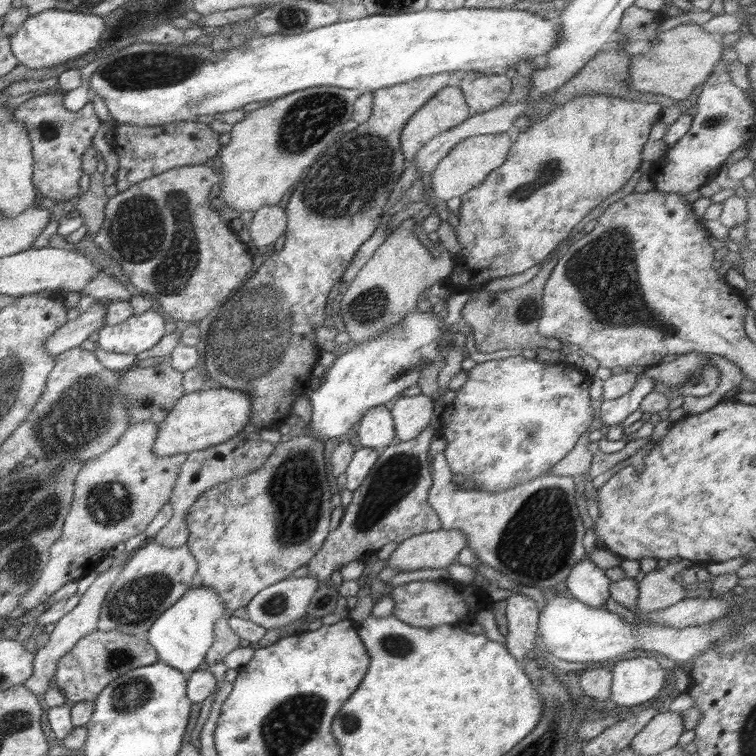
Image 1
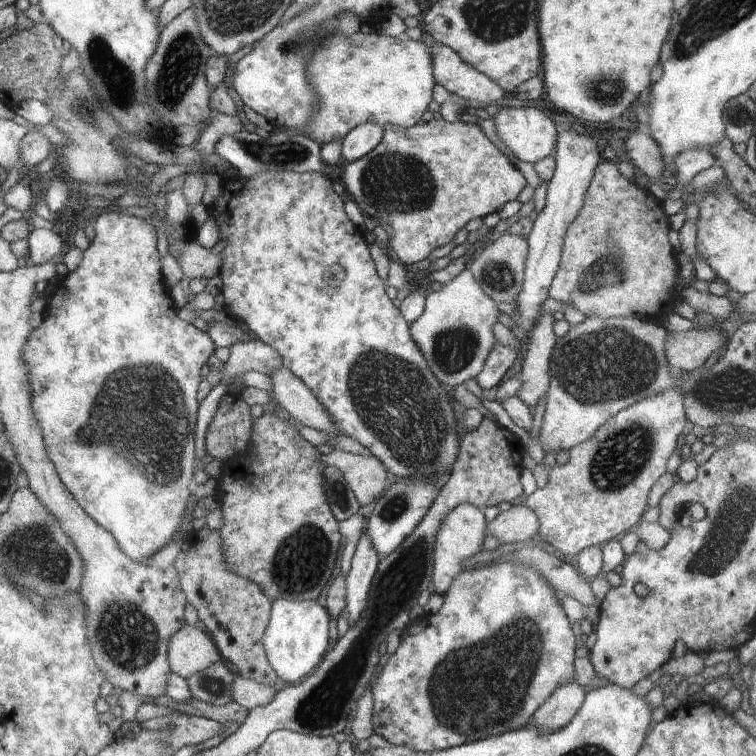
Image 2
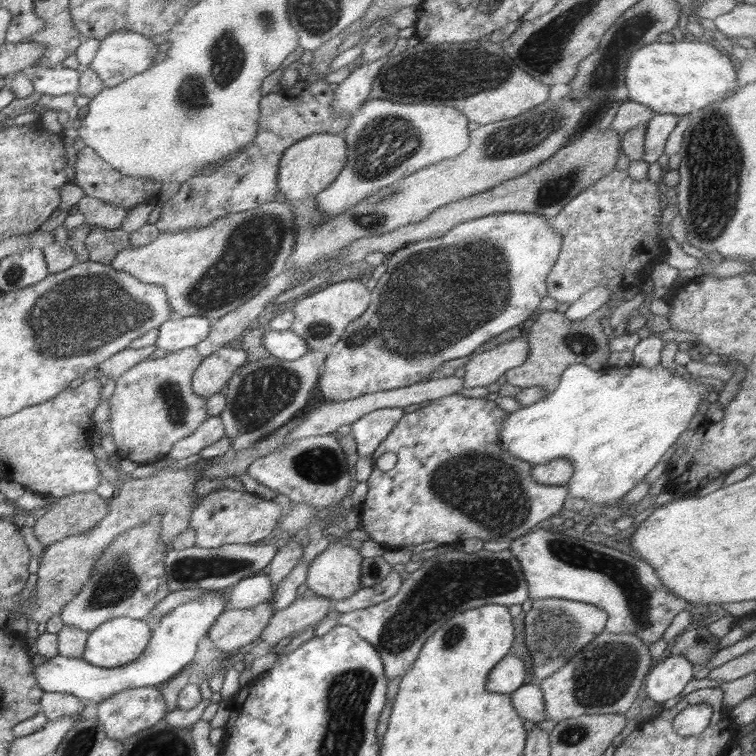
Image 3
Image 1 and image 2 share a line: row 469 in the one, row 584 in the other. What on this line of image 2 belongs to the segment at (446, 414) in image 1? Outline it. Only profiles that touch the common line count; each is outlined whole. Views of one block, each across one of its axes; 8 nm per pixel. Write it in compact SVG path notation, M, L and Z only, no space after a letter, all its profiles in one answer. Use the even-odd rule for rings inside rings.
M491 562L464 569L453 579L443 597L444 604L442 604L442 608L436 614L431 614L426 618L426 627L413 628L410 623L409 628L402 632L400 646L382 668L382 672L380 672L380 676L378 676L378 680L376 680L372 690L373 733L384 737L390 744L407 745L413 750L424 753L450 749L457 745L481 740L493 735L500 735L507 731L522 729L531 724L535 711L554 693L554 690L574 679L575 649L579 645L572 630L573 626L566 617L559 601L559 594L540 572L536 572L536 570L532 570L532 568L524 566L520 562L504 562L500 564ZM383 709L388 709L392 713L392 720L388 722L388 725L380 723L379 720L379 713Z

